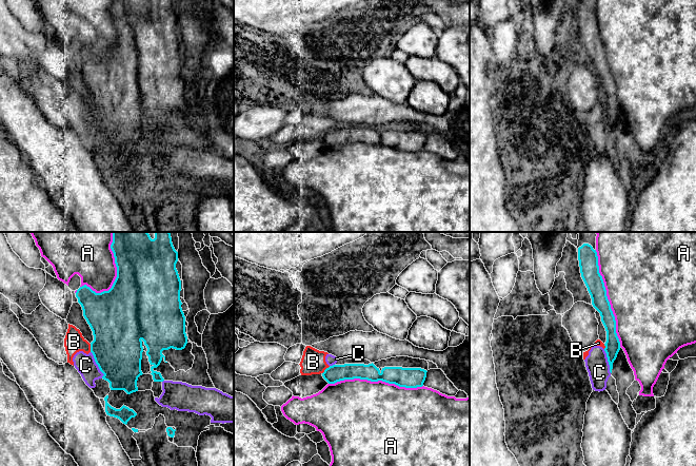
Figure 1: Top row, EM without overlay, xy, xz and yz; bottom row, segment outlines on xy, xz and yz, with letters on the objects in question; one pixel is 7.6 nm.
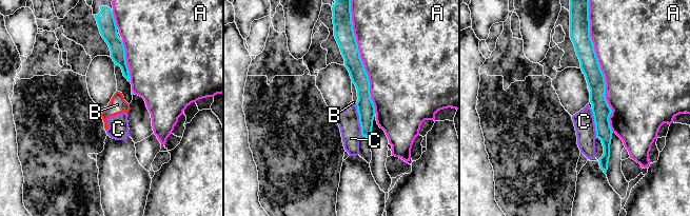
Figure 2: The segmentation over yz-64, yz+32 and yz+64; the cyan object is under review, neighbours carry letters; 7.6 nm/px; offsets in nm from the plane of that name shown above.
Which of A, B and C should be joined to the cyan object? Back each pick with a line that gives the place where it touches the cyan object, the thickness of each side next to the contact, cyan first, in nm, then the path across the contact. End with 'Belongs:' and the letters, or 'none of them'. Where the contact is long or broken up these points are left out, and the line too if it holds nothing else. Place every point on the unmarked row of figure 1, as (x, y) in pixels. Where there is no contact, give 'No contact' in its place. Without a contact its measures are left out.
Belongs: none of them

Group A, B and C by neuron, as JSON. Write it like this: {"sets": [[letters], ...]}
{"sets": [["A"], ["B", "C"]]}

